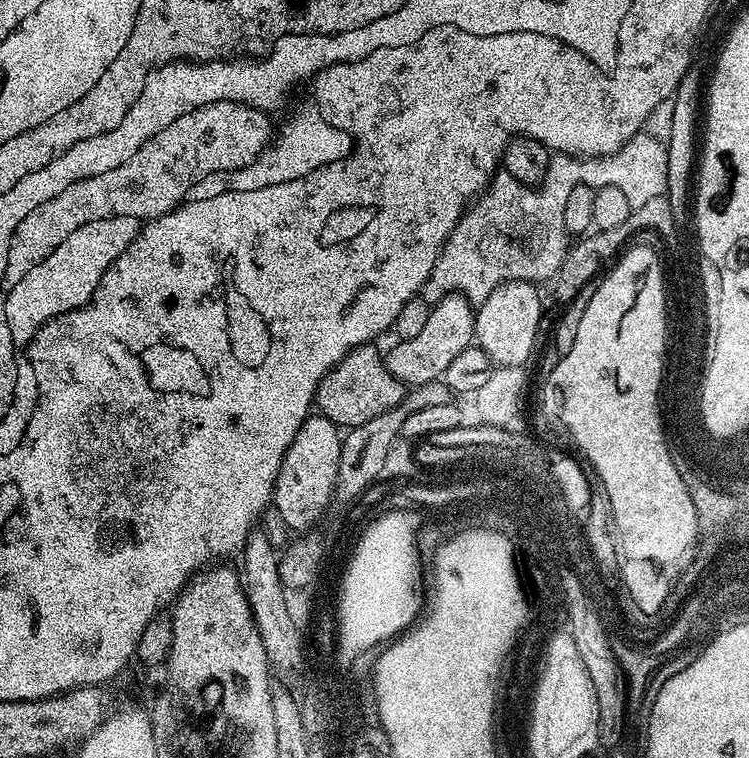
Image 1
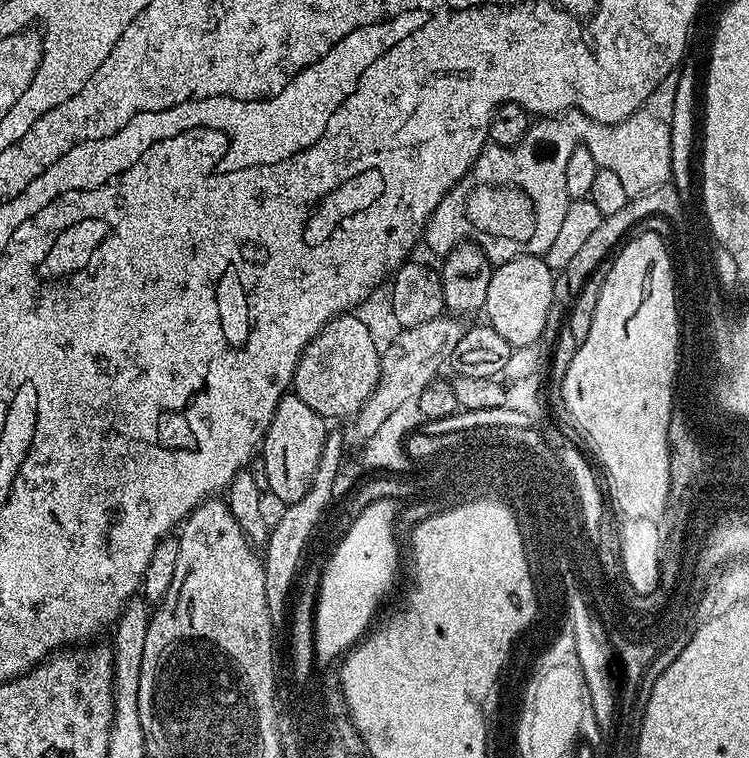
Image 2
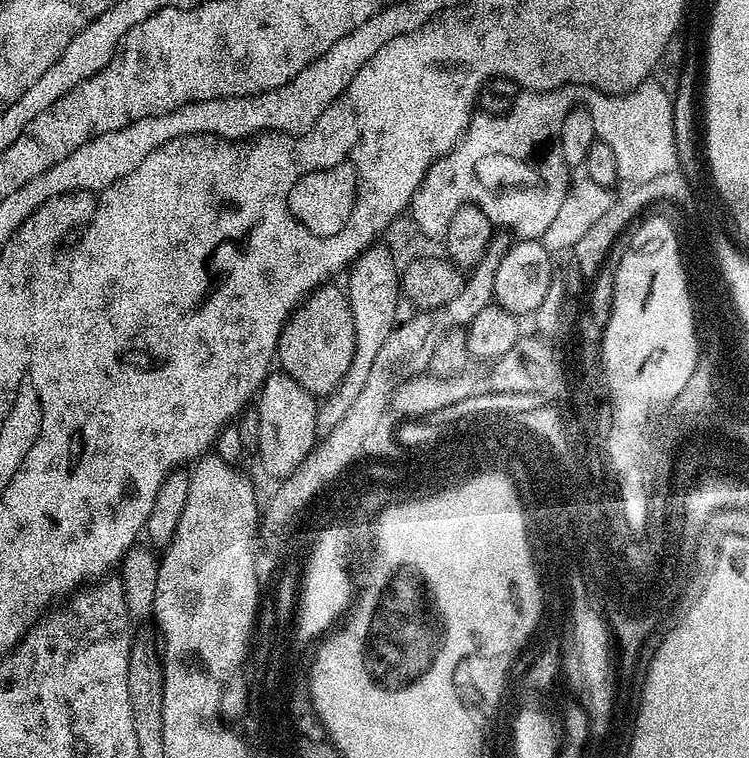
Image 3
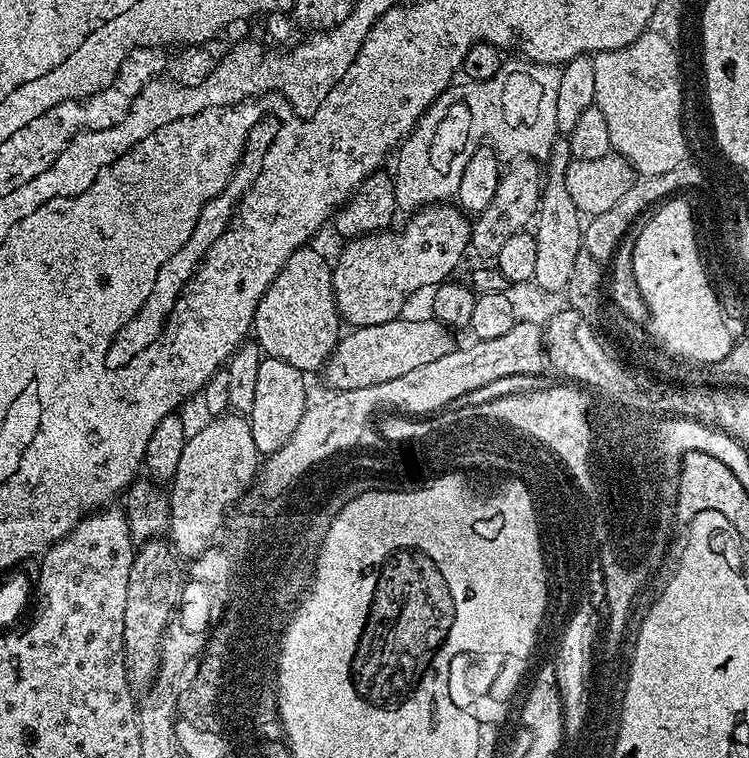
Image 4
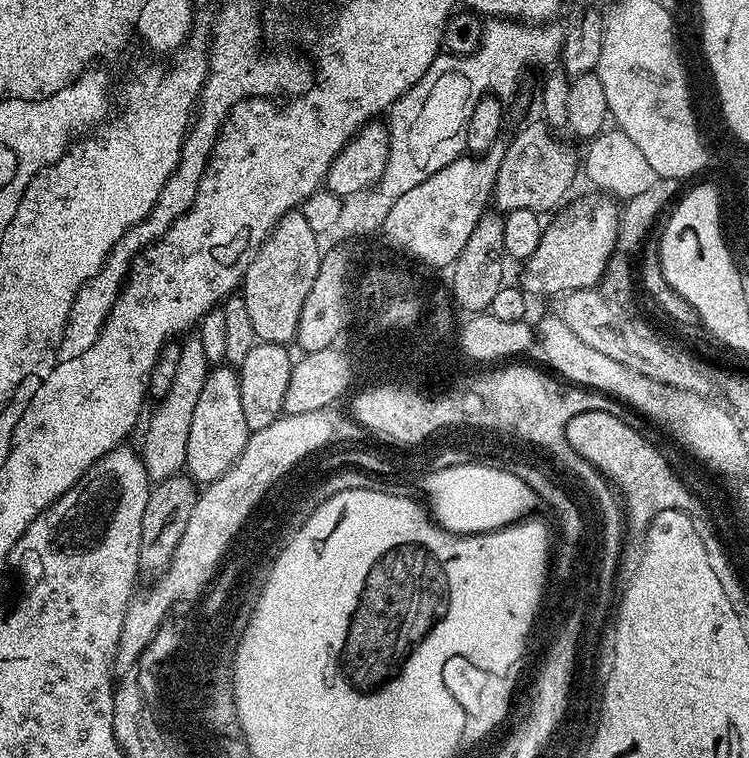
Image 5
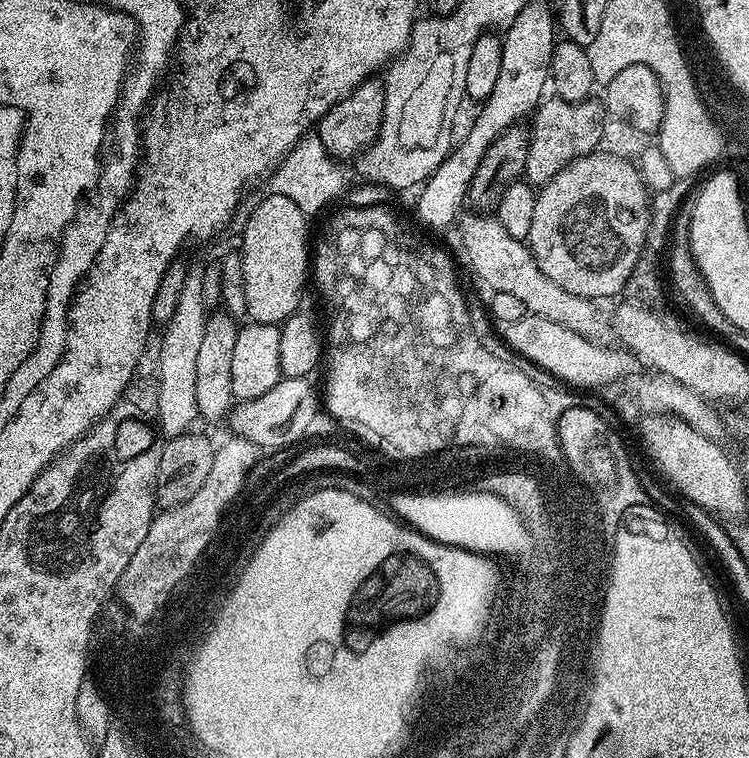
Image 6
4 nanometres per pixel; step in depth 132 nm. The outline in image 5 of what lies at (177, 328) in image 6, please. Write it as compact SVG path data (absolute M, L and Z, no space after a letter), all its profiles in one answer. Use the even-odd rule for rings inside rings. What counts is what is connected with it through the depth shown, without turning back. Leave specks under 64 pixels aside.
M189 335L180 344L180 350L181 356L178 358L173 386L168 394L158 400L157 408L149 414L148 429L144 432L142 459L148 471L148 479L152 482L177 475L184 468L186 442L190 438L190 418L194 418L194 405L198 402L198 394L202 394L204 379L210 371L206 350L202 346L199 335Z

